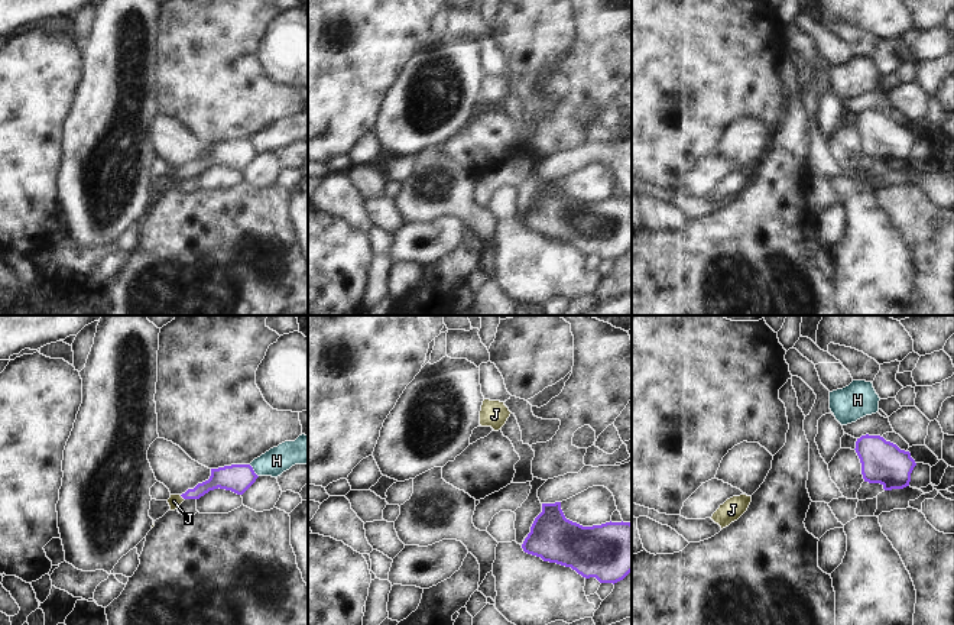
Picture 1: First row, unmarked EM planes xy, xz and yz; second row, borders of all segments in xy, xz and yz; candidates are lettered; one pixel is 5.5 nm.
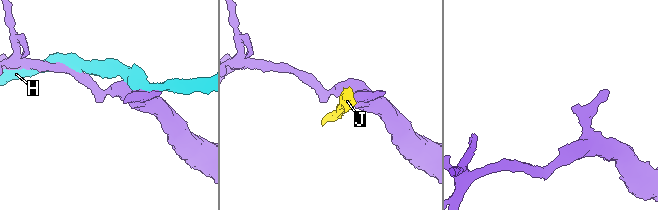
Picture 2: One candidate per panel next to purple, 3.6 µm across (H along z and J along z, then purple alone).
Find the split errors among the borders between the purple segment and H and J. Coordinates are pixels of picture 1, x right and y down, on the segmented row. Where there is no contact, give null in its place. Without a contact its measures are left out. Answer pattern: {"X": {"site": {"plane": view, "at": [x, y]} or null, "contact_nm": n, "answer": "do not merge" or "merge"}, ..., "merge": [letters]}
{"H": {"site": {"plane": "xy", "at": [253, 470]}, "contact_nm": 90, "answer": "do not merge"}, "J": {"site": {"plane": "xy", "at": [182, 496]}, "contact_nm": 40, "answer": "merge"}, "merge": ["J"]}

